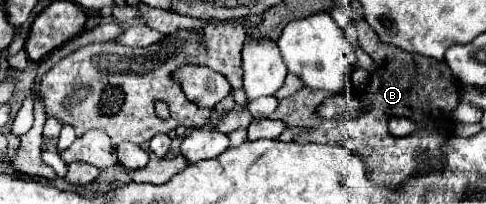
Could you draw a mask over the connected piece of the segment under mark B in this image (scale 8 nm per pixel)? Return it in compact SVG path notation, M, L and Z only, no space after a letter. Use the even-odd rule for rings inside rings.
M358 20L356 30L358 30L360 48L364 52L368 52L378 64L378 70L370 76L368 84L360 88L364 94L372 94L372 96L368 96L368 100L372 100L368 104L370 110L366 110L362 114L364 120L362 120L362 116L358 116L358 118L342 116L336 120L320 120L318 116L314 116L314 110L330 94L312 92L312 90L308 92L308 88L302 88L294 96L280 100L278 110L270 118L284 120L288 124L288 128L292 128L292 126L312 128L310 134L298 136L296 140L298 142L318 142L318 144L342 144L348 152L360 154L364 158L364 162L370 170L370 178L374 182L380 182L386 186L398 186L408 176L412 176L414 172L420 170L418 162L416 162L418 154L428 152L430 158L434 158L432 164L440 166L440 158L442 158L440 144L446 138L446 132L450 126L448 126L448 122L432 122L432 120L446 118L458 106L460 84L446 62L428 60L426 56L418 56L418 54L408 54L400 48L380 42L380 38L368 26L366 20ZM392 116L406 116L406 118L422 120L422 124L426 124L426 128L420 132L414 132L410 136L396 138L386 128L386 120Z

